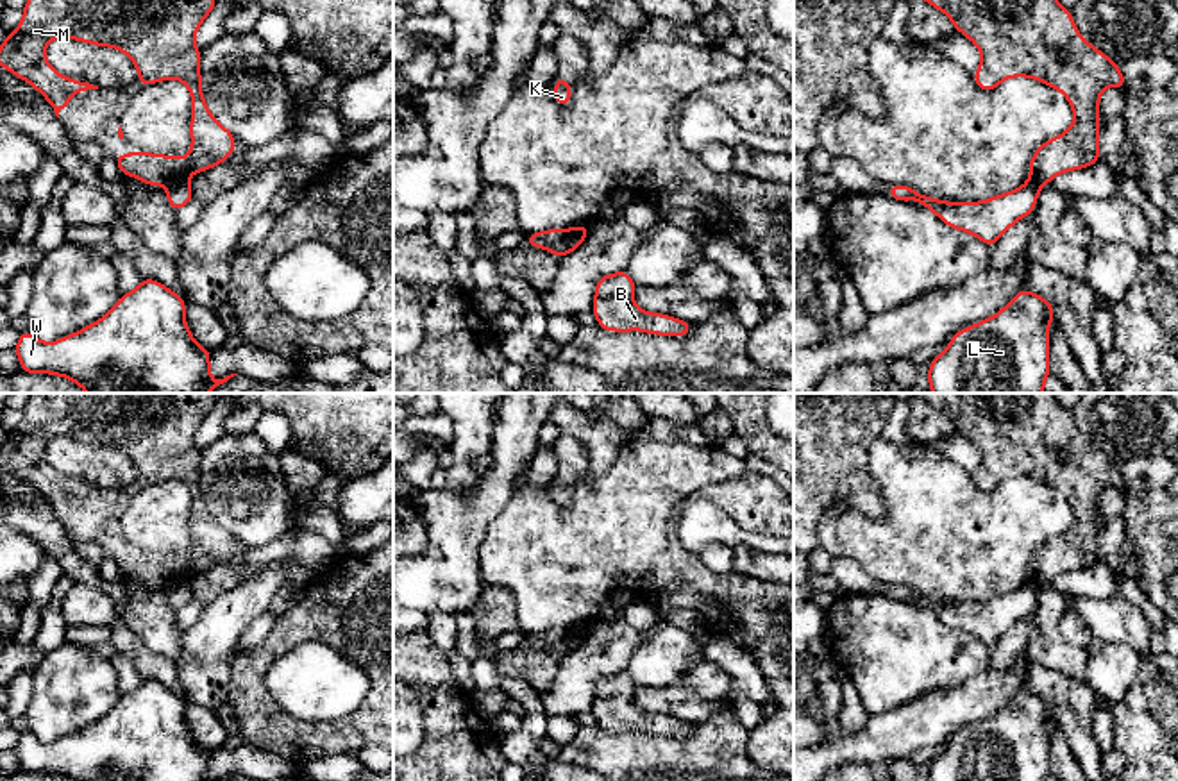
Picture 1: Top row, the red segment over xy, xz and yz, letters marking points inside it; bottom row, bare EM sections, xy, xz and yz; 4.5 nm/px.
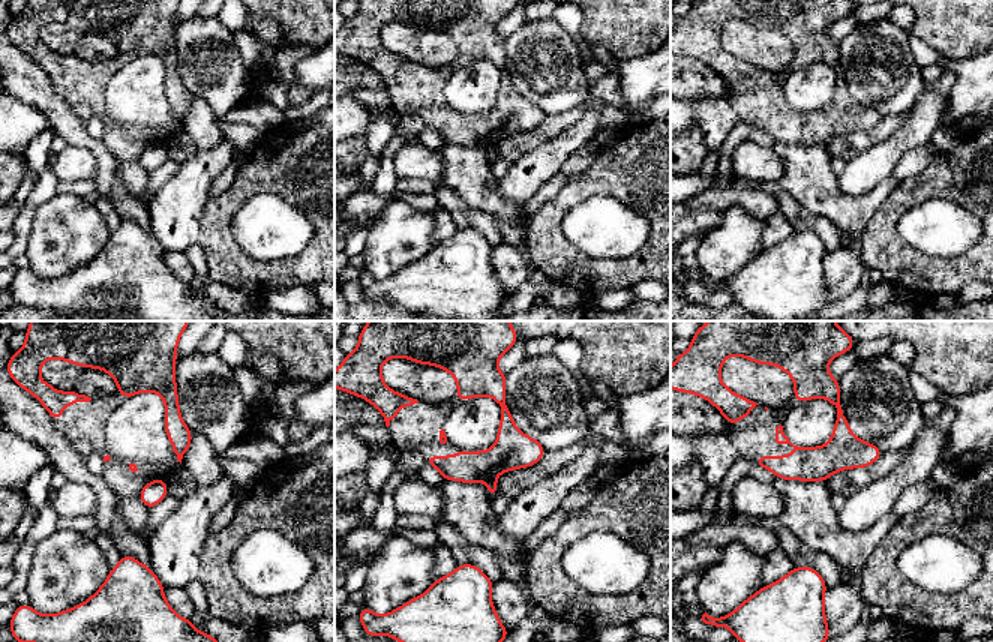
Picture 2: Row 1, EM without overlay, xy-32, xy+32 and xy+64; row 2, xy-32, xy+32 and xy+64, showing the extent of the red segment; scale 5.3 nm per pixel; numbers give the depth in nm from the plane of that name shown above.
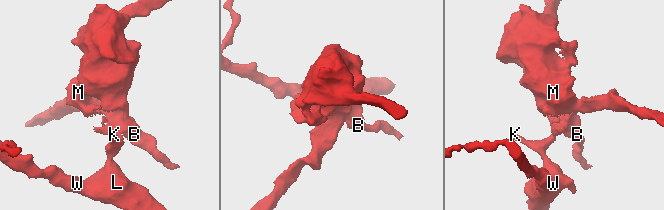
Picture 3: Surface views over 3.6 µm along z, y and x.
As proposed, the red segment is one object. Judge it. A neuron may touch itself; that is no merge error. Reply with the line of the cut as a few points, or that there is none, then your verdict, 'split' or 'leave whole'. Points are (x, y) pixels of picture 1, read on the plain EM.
xy (186, 578), (167, 585) | split

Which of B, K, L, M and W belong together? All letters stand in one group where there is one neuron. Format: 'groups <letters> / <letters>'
groups B M / K L W

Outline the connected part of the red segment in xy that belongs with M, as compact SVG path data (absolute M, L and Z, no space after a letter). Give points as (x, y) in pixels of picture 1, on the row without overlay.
M30 393L20 427L9 432L0 447L0 466L32 484L52 504L57 518L73 493L98 486L63 477L46 463L45 447L55 438L122 450L136 465L141 488L166 479L182 481L191 491L191 552L186 558L173 558L138 550L113 558L122 575L132 575L148 586L182 581L222 565L236 549L232 533L209 513L200 486L200 450L195 447L195 432L215 404L215 393Z

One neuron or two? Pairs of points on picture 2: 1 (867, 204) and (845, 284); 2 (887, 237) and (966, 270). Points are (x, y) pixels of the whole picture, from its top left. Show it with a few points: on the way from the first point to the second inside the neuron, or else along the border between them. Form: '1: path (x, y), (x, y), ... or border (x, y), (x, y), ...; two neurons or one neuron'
1: border (843, 243), (855, 249); two neurons
2: path (905, 257), (920, 272), (947, 272); one neuron

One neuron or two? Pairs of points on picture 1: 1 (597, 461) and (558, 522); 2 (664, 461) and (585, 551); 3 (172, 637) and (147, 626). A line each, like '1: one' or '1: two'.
1: two
2: one
3: one

